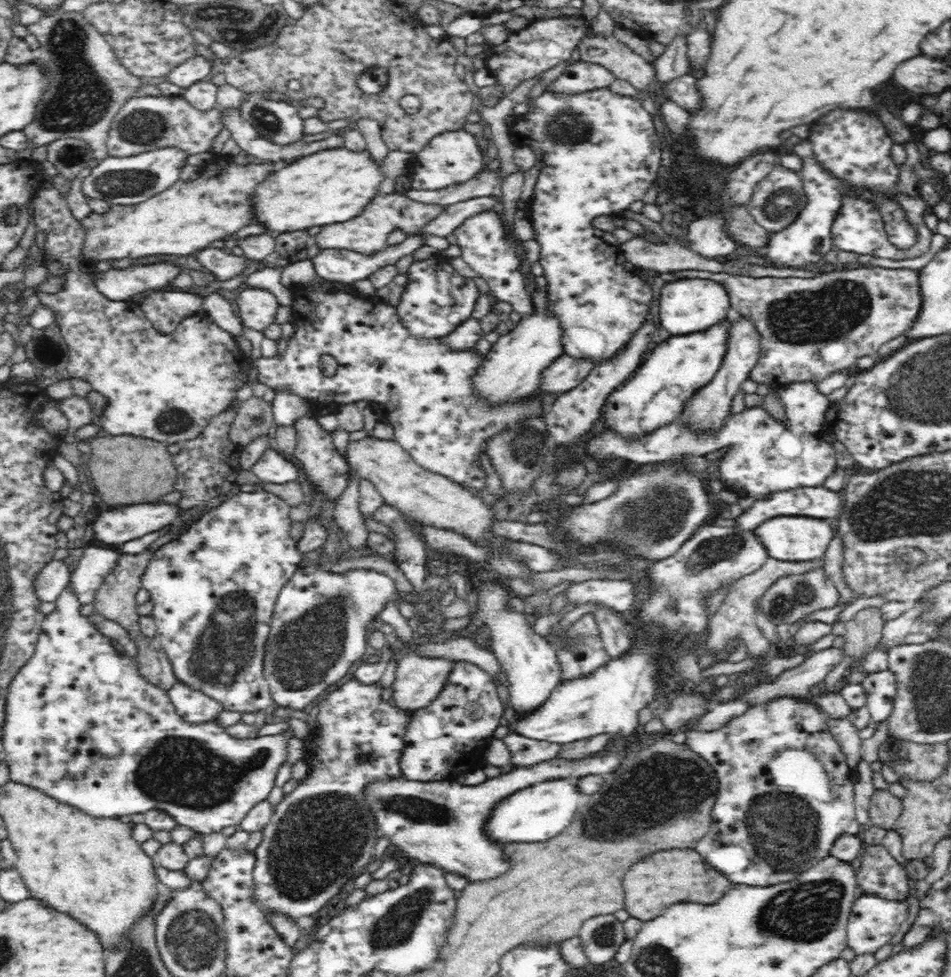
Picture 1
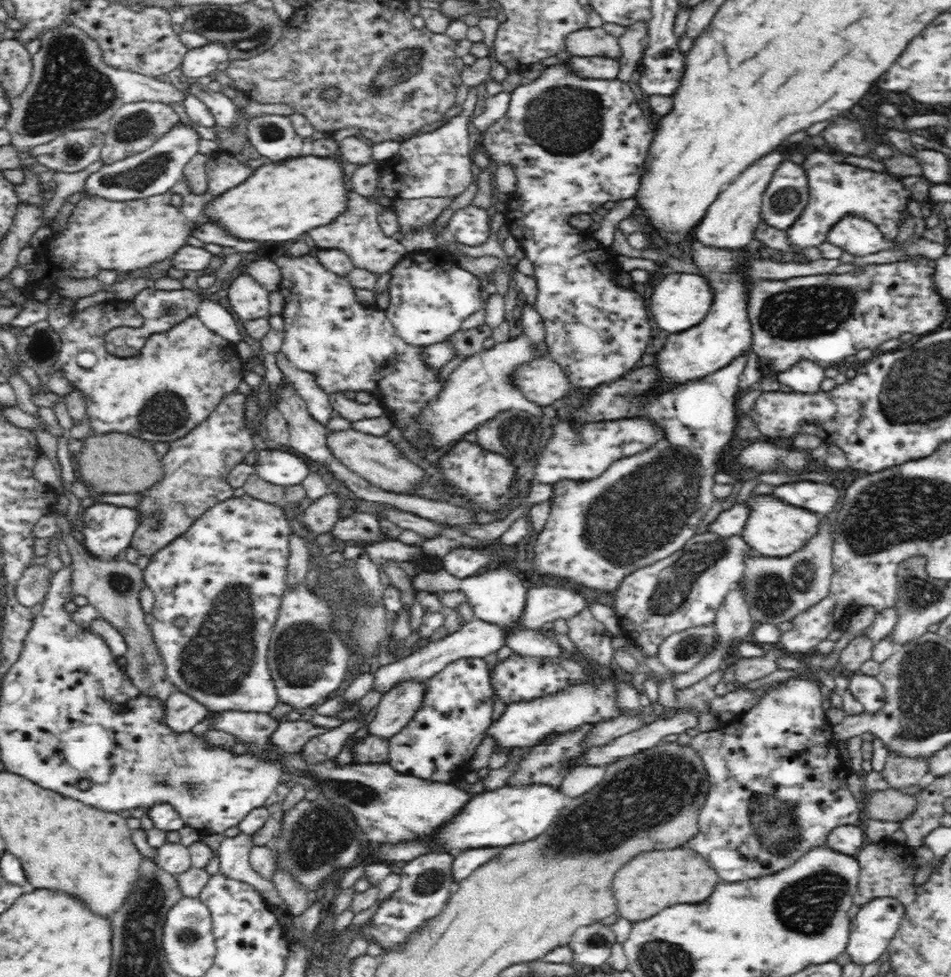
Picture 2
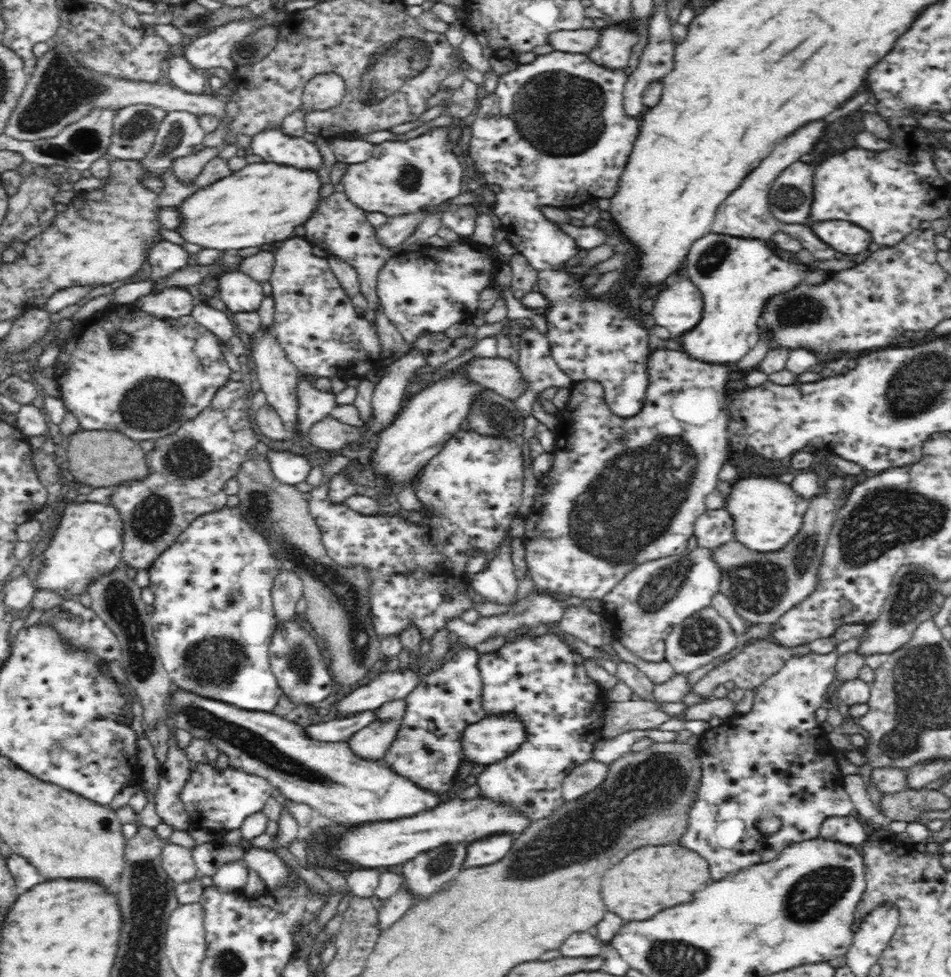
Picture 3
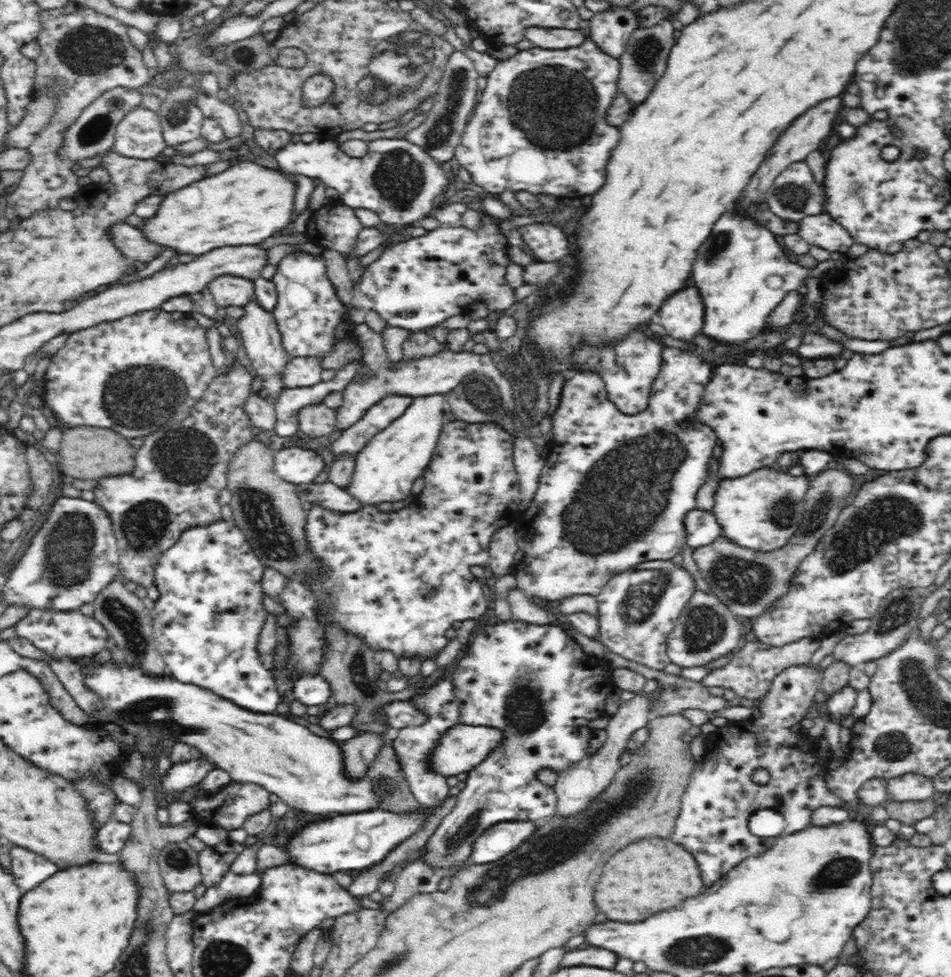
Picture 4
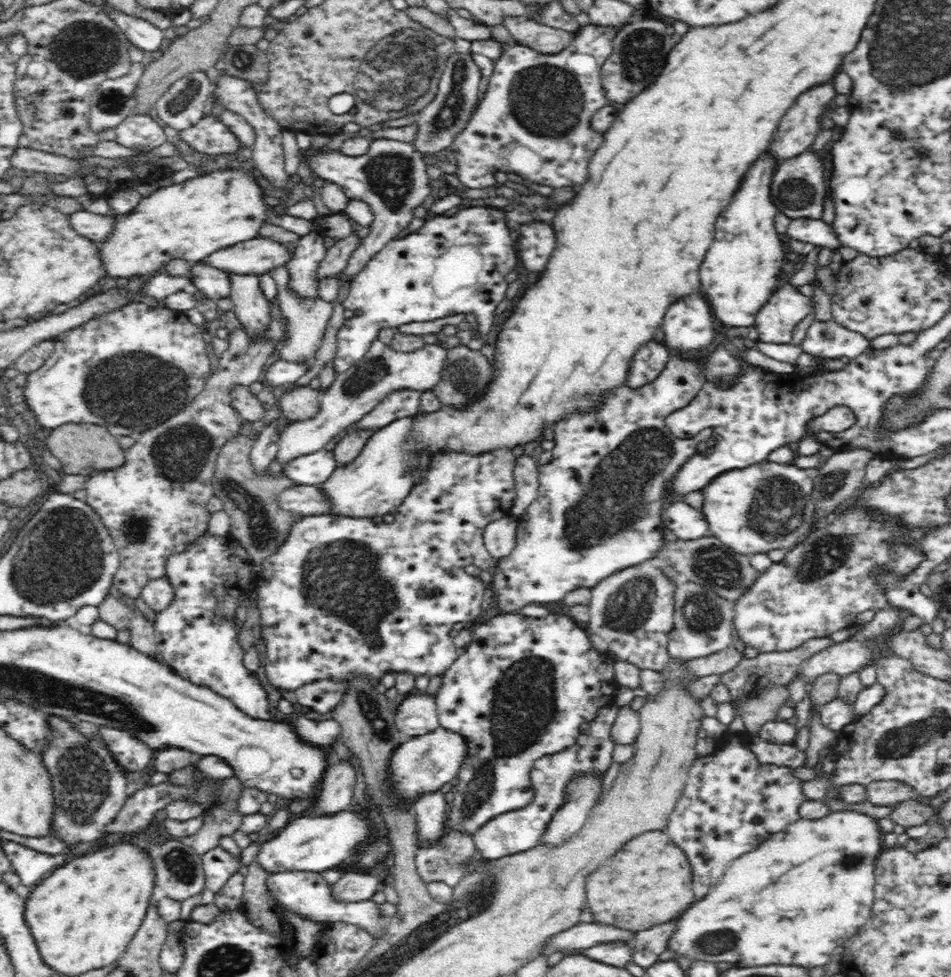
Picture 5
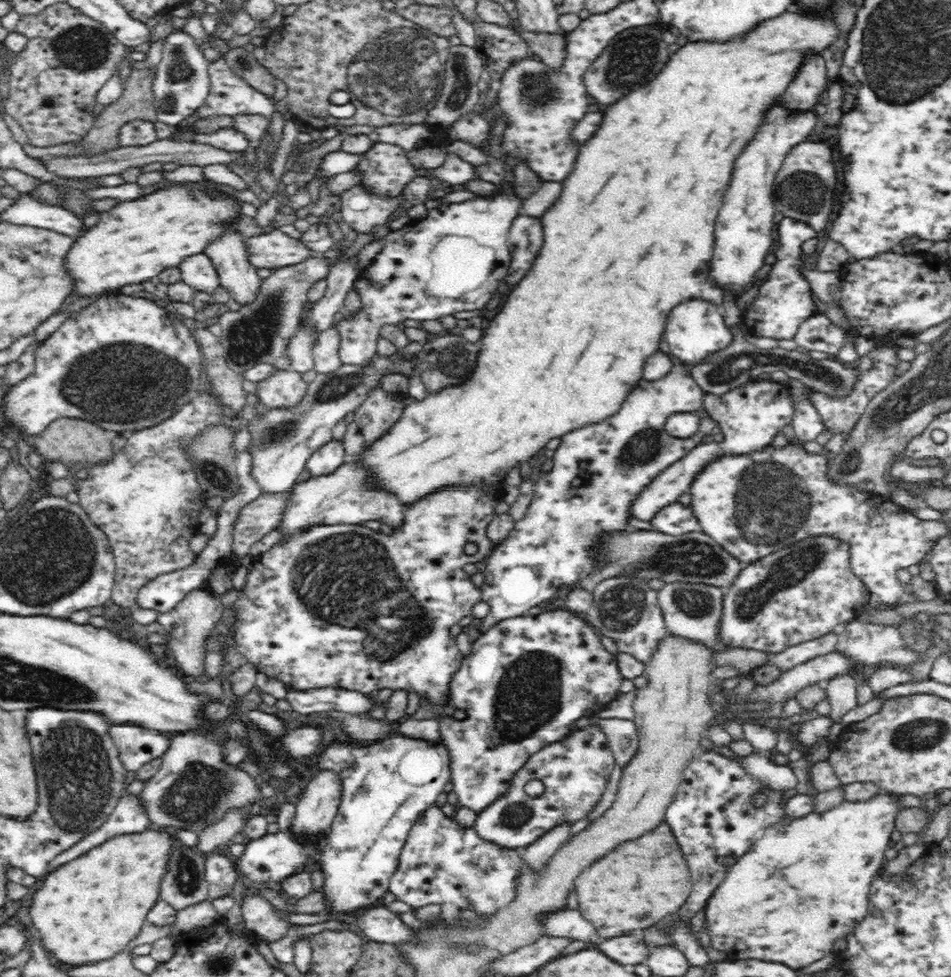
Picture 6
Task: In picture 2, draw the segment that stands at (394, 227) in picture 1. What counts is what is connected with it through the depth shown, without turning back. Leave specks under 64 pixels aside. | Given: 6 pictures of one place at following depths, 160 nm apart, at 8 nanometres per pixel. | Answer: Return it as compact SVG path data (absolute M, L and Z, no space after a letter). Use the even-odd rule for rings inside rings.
M354 191L350 192L350 196L349 210L331 224L308 232L310 238L320 249L344 250L352 258L356 268L376 271L380 275L389 273L406 253L406 250L398 245L394 238L387 237L380 227L380 216L387 211L396 214L395 208L382 206L379 202L370 200Z

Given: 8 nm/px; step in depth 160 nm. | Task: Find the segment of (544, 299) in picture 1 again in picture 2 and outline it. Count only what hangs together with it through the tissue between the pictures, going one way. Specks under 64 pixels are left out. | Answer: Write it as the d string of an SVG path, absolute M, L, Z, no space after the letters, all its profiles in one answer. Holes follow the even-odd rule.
M526 333L514 340L500 342L494 348L483 349L470 355L447 378L448 384L442 390L440 398L432 402L420 416L420 427L432 435L432 447L442 448L463 439L466 432L475 431L484 422L498 416L506 410L522 410L541 417L543 412L538 404L530 401L524 391L514 382L514 372L538 359L540 352L526 338Z

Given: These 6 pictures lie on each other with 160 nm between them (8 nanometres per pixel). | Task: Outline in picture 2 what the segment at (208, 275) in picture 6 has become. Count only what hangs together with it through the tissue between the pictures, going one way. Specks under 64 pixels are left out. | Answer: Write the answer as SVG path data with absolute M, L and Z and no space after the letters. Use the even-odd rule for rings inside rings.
M240 275L227 287L229 304L242 321L269 318L270 291L250 275Z

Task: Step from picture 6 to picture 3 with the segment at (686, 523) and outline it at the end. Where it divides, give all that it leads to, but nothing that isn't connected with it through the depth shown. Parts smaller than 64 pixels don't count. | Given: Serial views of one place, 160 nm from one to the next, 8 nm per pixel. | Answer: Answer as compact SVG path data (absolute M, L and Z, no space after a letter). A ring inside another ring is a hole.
M725 506L707 510L696 519L693 534L698 546L718 548L735 540L734 519Z

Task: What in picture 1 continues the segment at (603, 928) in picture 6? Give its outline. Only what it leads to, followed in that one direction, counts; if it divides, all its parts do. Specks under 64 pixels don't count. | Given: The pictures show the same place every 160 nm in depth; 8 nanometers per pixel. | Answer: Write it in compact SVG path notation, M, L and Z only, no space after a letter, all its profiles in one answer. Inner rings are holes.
M662 850L646 860L632 866L624 878L626 890L626 910L630 916L640 920L652 920L660 916L670 904L676 902L708 902L716 904L734 886L724 874L712 868L694 850Z

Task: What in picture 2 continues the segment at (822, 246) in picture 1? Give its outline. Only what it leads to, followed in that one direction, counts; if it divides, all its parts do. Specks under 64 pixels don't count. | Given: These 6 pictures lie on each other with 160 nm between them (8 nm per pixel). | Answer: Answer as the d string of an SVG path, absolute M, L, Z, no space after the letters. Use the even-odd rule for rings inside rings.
M810 152L802 162L810 202L801 216L785 231L789 246L796 252L802 252L806 248L818 248L820 244L824 244L834 224L850 214L871 220L887 240L897 238L902 214L907 212L907 204L913 200L911 191L896 175L844 164L834 162L834 158L824 152Z

